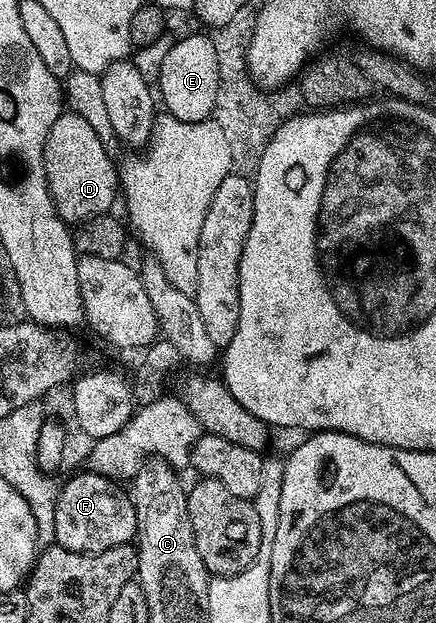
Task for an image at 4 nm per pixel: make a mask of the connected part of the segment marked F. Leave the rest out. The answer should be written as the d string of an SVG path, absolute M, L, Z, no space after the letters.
M83 470L58 488L55 506L55 538L70 552L103 552L112 546L131 543L137 537L138 523L133 499L114 489L113 479Z

